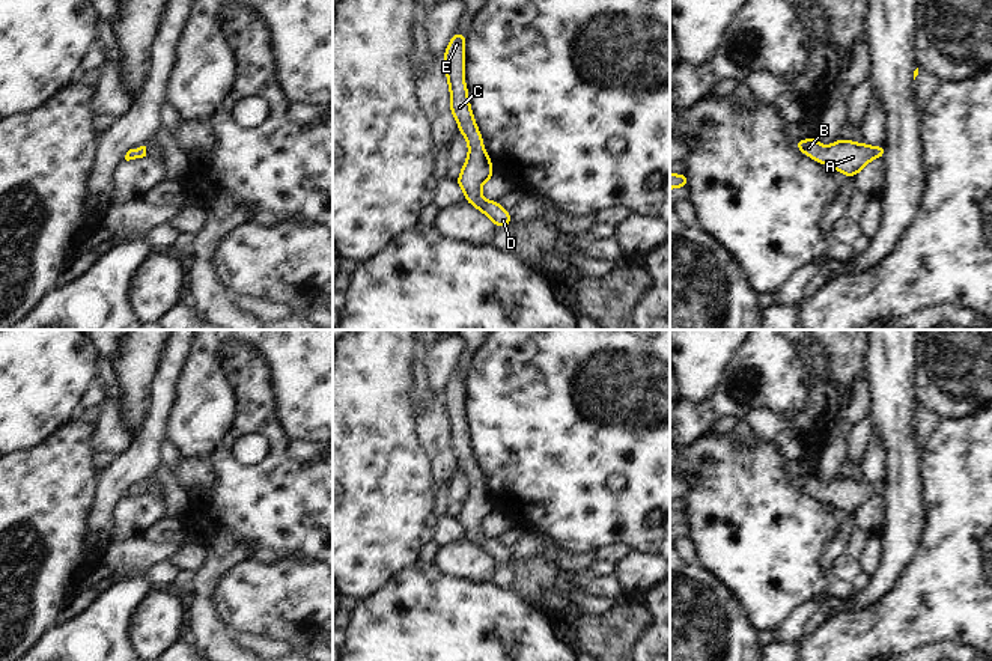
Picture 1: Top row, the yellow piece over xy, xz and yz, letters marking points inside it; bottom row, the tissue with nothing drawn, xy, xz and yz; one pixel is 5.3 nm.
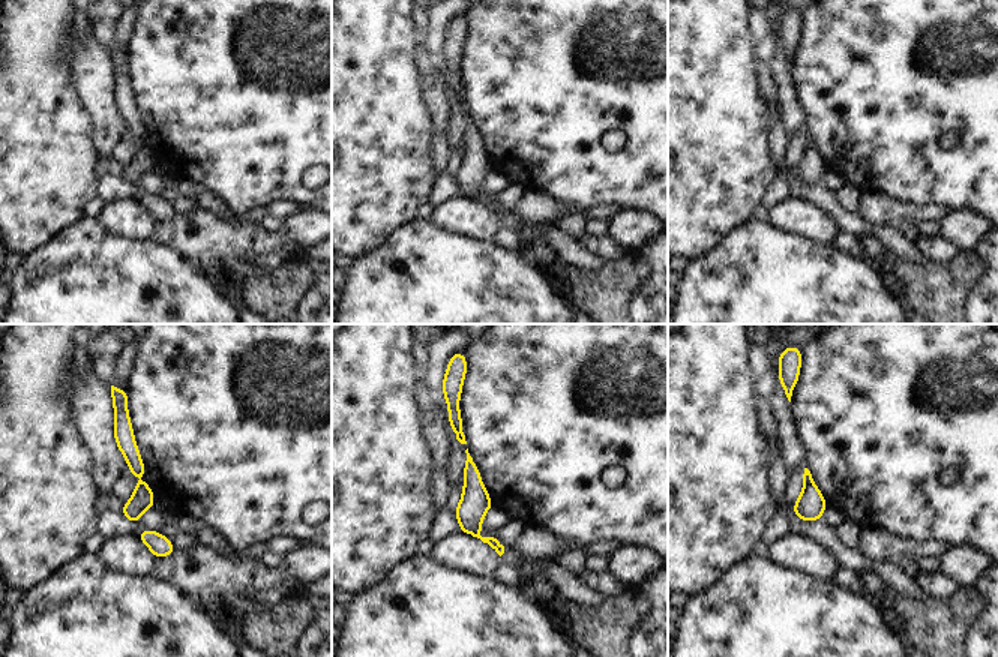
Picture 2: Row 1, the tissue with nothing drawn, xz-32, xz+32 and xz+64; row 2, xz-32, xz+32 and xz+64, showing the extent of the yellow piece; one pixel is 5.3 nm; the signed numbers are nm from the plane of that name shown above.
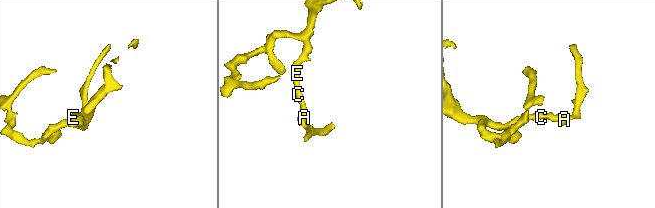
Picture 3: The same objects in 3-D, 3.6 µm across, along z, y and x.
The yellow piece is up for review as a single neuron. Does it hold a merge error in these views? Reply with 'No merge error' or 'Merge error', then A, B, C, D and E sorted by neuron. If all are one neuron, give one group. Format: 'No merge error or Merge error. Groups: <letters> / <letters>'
No merge error. Groups: A B C D E.

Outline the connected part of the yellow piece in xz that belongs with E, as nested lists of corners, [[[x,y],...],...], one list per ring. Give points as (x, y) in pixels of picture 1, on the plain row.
[[[455,367],[444,388],[444,407],[450,426],[450,449],[459,464],[459,470],[468,480],[468,494],[462,501],[456,521],[464,528],[465,539],[483,550],[495,565],[509,565],[512,560],[510,550],[506,548],[498,538],[485,538],[482,535],[482,521],[495,512],[470,443],[464,413],[465,379],[467,373]]]

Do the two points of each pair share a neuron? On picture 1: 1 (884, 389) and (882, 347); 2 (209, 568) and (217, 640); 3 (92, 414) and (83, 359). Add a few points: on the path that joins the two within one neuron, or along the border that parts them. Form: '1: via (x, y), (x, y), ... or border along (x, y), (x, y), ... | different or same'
1: via (884, 378), (884, 357) | same
2: via (202, 586), (203, 622) | same
3: border along (80, 410), (71, 419) | different

